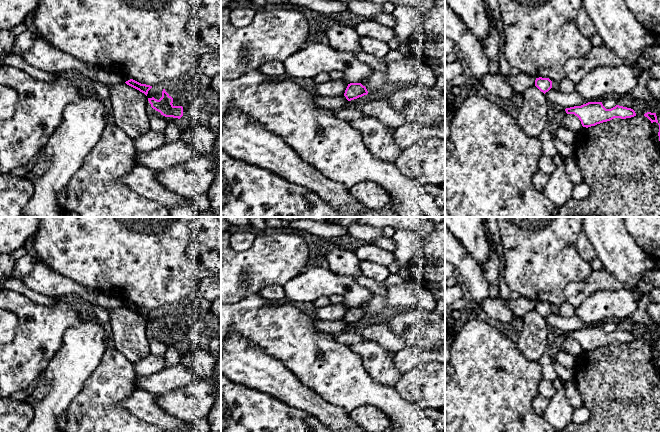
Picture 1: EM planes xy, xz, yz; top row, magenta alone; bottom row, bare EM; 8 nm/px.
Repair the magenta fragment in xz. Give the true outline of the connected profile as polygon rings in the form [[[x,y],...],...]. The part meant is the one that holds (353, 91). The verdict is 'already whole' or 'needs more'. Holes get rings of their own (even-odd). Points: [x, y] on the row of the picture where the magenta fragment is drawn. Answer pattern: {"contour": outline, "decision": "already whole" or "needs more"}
{"contour": [[[350,83],[345,90],[344,96],[348,101],[351,101],[367,94],[366,87],[361,83]]], "decision": "already whole"}

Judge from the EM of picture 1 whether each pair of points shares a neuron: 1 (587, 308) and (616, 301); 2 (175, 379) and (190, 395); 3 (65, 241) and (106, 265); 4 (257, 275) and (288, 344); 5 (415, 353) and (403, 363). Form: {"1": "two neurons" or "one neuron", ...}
{"1": "one neuron", "2": "two neurons", "3": "one neuron", "4": "two neurons", "5": "one neuron"}

